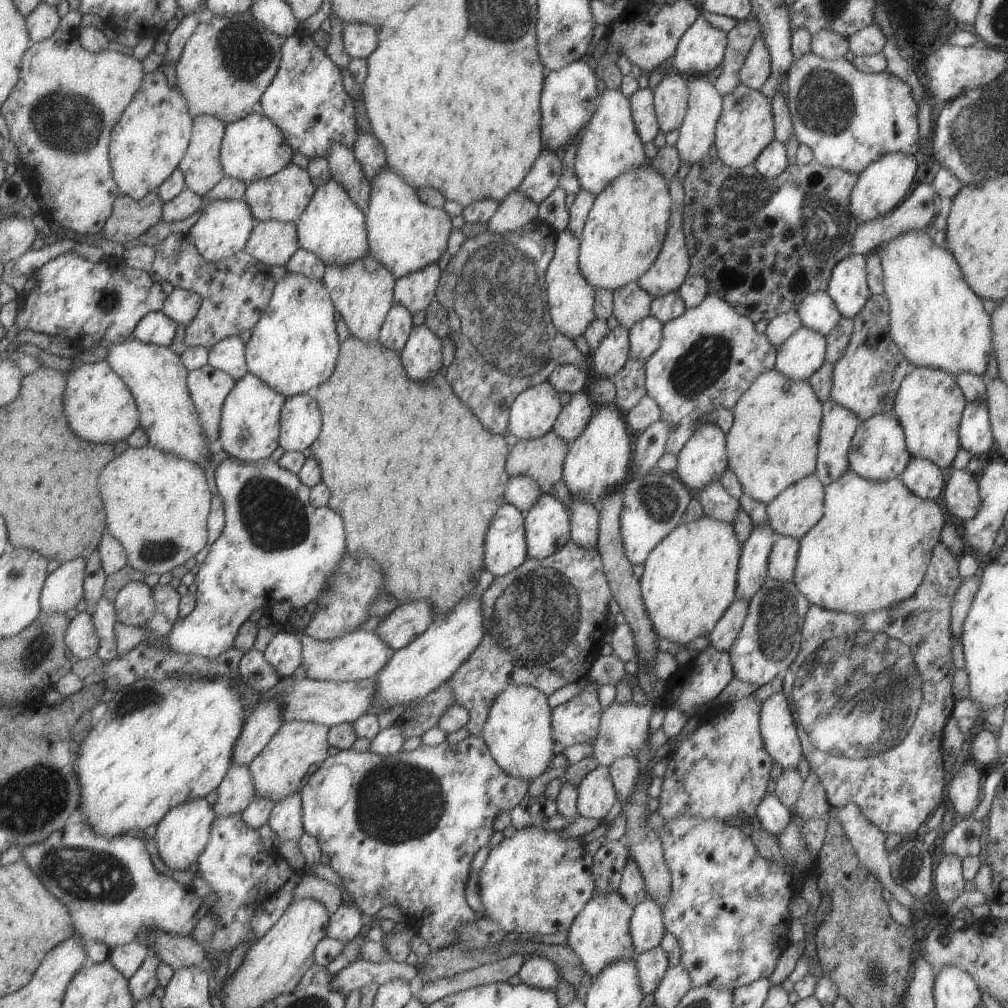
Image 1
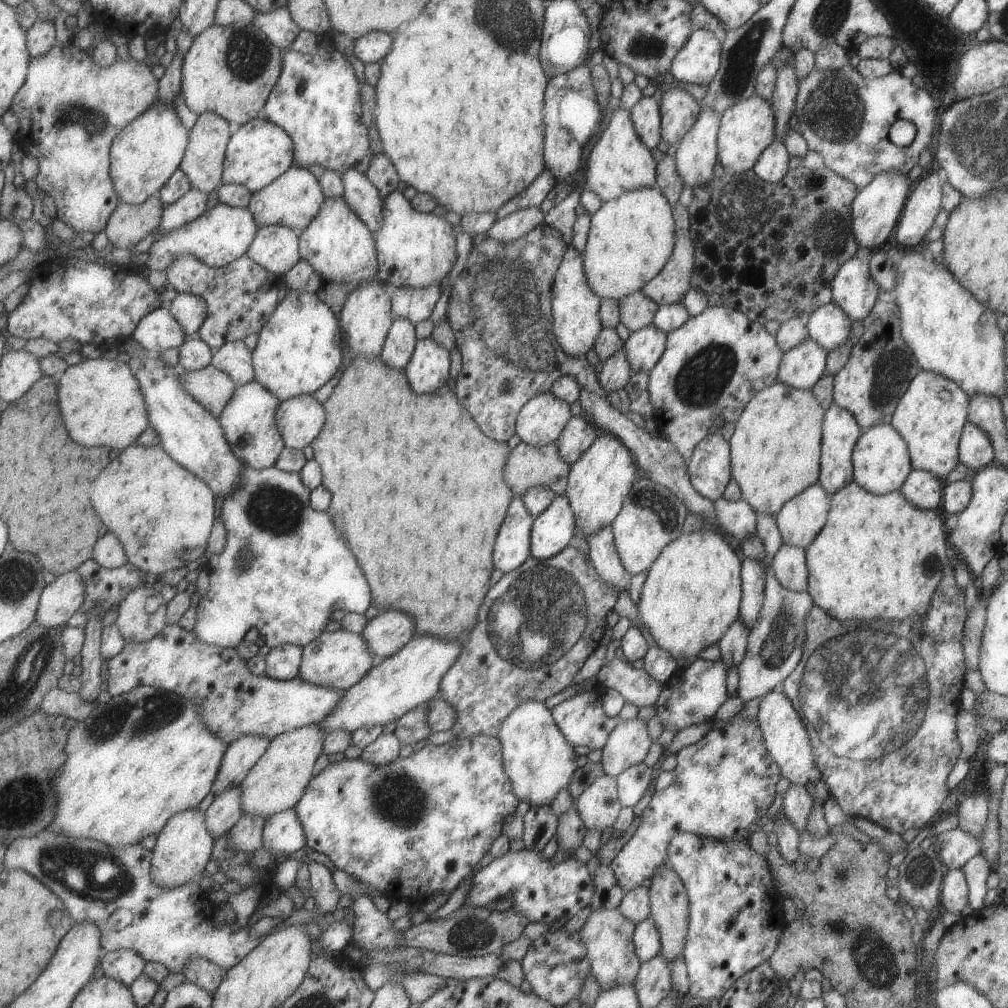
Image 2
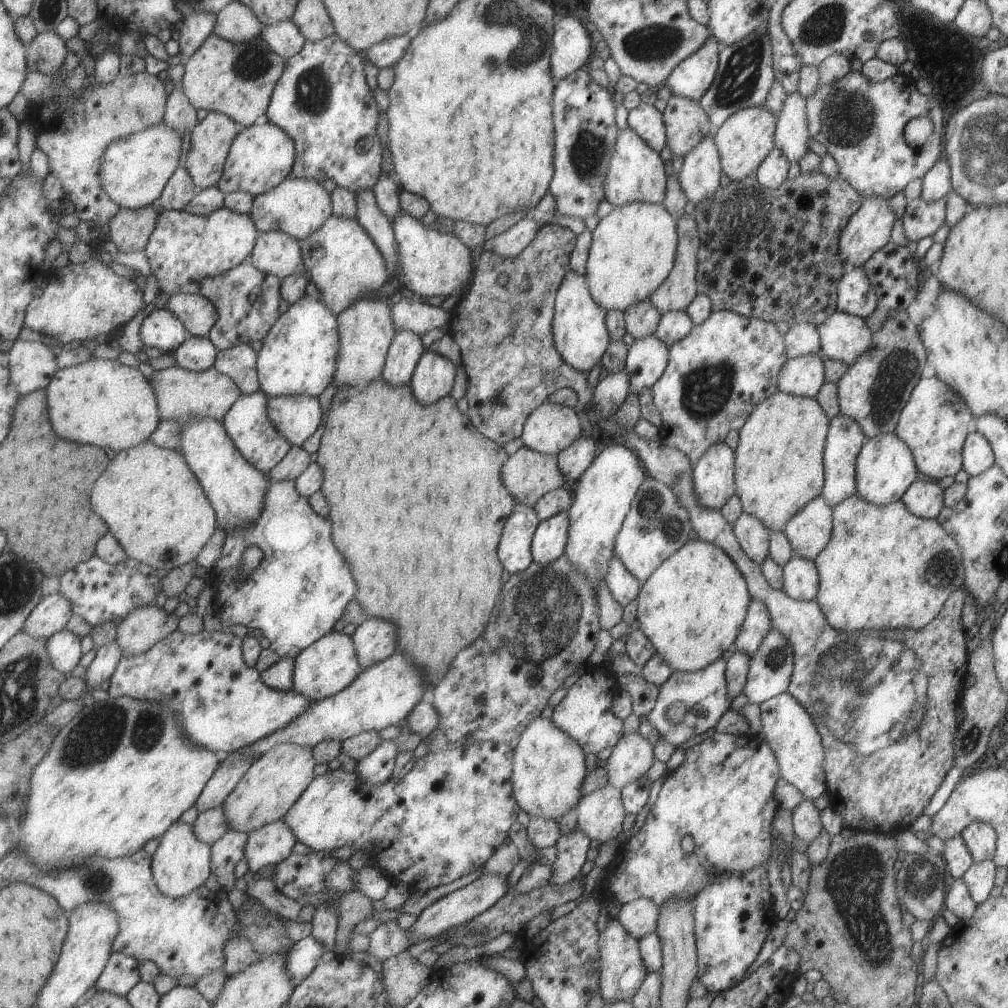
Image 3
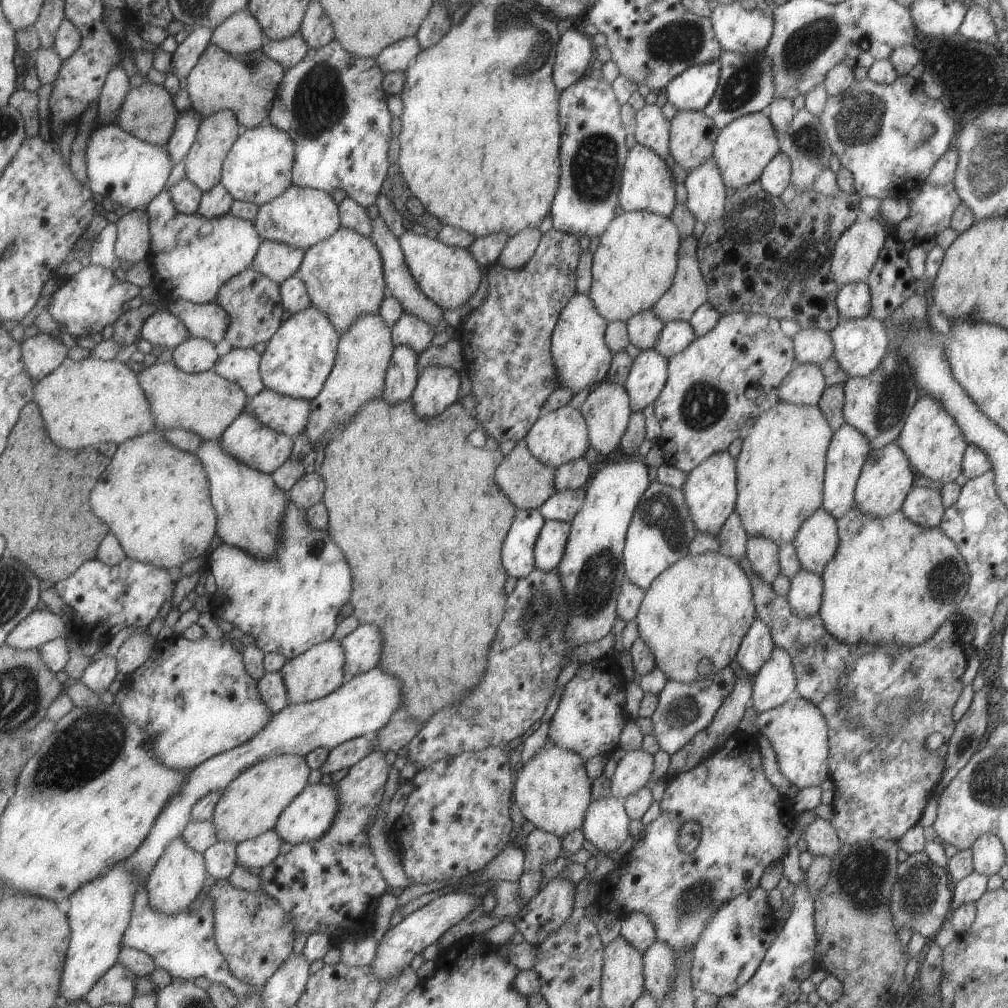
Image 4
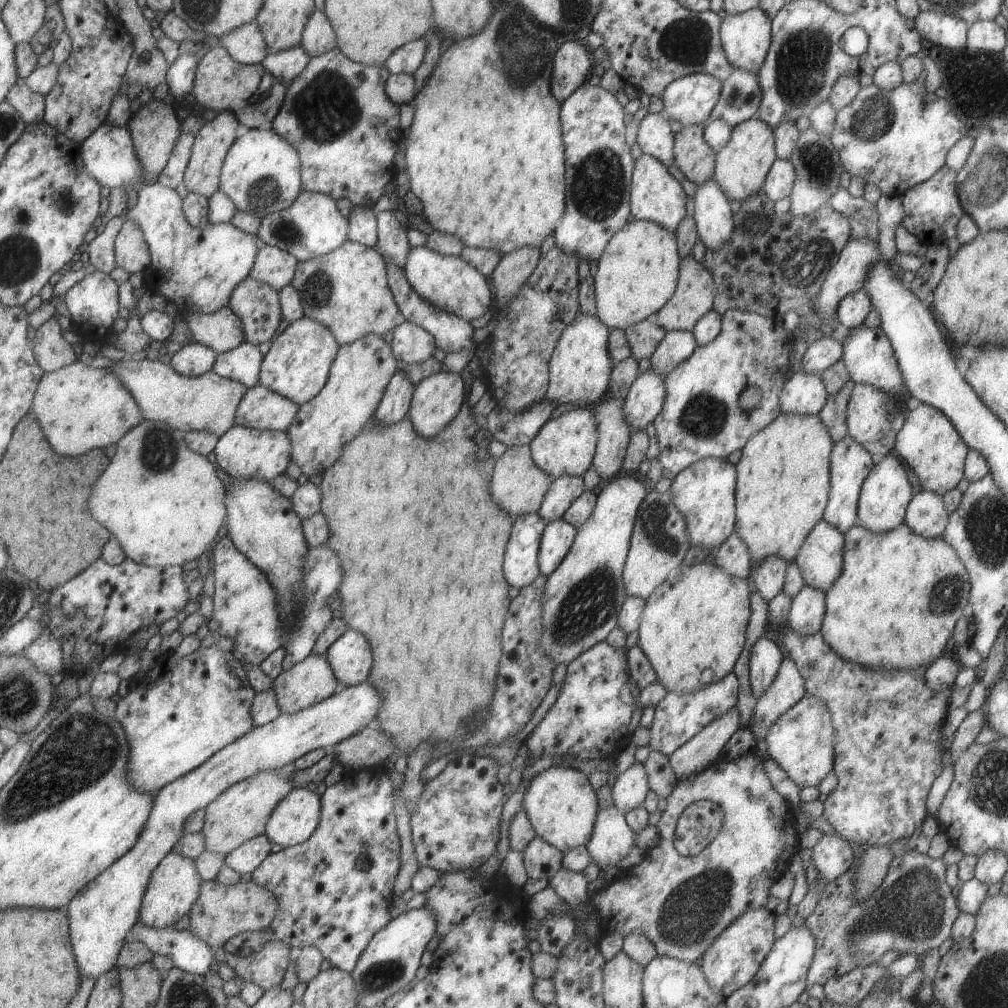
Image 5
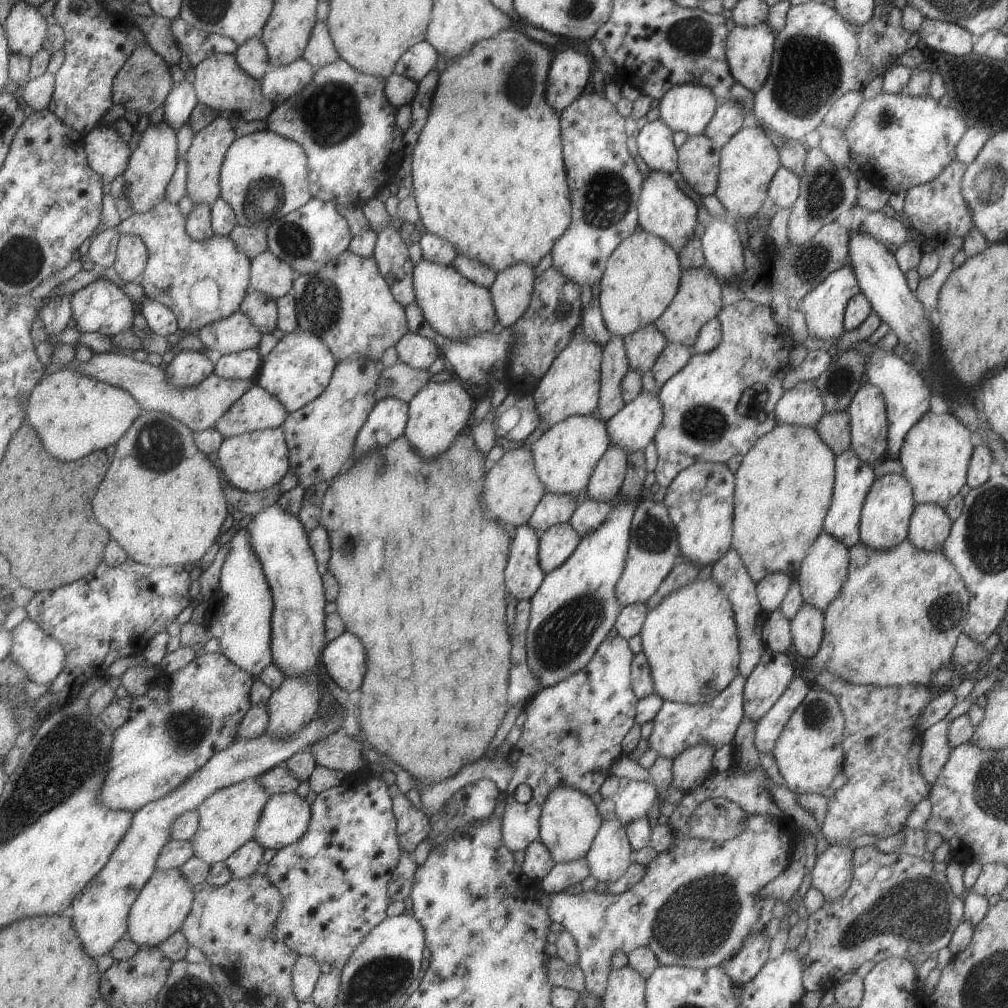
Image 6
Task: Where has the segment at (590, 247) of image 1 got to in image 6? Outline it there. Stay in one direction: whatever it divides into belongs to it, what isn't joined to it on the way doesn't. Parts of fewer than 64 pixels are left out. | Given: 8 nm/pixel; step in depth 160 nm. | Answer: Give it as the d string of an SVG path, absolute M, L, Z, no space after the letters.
M638 229L609 254L599 280L598 302L604 326L611 335L625 337L653 324L677 293L680 262L675 250L655 234Z

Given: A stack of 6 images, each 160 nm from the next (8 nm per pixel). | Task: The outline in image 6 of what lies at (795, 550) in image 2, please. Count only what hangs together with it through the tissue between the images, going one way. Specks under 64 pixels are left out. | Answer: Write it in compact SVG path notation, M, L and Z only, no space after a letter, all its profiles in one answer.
M804 603L789 620L792 644L803 658L811 658L819 650L823 637L824 612Z

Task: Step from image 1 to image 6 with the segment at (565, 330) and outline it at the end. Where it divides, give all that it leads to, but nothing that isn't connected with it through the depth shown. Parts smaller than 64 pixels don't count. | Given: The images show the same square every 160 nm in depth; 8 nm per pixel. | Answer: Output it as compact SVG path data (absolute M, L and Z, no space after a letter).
M581 334L571 336L567 346L557 354L549 370L541 376L541 380L531 393L541 422L553 426L569 416L595 414L601 386L599 380L602 356L602 347L593 344L589 338Z

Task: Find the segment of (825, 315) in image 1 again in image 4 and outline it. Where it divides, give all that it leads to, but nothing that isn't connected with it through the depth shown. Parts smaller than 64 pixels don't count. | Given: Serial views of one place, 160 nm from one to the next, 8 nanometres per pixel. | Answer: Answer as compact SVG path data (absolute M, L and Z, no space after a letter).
M869 316L860 319L839 319L837 326L829 331L833 343L833 358L848 377L866 377L882 363L889 346L889 331L882 321Z

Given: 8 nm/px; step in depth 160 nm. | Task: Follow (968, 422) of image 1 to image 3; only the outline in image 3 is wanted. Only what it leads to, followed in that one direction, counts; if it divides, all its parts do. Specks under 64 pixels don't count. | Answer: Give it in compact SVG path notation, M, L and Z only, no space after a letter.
M976 430L967 433L962 446L962 469L970 477L979 475L994 464L994 456L990 444Z

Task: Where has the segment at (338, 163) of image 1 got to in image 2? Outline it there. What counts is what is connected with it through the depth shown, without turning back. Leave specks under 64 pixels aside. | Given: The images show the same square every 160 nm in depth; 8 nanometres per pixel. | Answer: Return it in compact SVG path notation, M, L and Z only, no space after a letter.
M348 168L340 175L343 185L342 197L349 208L375 234L382 225L382 203L377 189L361 174Z

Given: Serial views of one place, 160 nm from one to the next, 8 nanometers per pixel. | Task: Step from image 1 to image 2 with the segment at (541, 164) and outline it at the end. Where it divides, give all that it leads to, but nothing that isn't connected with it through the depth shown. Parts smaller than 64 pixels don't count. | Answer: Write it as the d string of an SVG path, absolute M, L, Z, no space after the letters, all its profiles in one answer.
M545 169L521 194L516 194L494 213L496 220L506 217L516 210L539 207L547 192L553 188L556 180L552 174Z

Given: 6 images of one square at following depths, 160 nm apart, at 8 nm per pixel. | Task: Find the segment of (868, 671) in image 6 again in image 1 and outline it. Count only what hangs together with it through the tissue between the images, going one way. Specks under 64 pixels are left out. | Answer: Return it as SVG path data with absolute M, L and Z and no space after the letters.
M845 471L837 480L824 486L823 495L823 514L819 522L812 526L798 540L798 555L794 568L792 581L795 583L797 590L810 602L815 605L836 613L855 613L862 614L868 612L882 611L893 607L903 599L909 598L916 592L917 587L923 582L929 561L932 555L933 547L940 542L940 532L945 520L943 520L943 512L935 501L931 499L919 498L913 494L905 485L897 478L893 477L887 481L873 482L860 476L857 476L853 471Z

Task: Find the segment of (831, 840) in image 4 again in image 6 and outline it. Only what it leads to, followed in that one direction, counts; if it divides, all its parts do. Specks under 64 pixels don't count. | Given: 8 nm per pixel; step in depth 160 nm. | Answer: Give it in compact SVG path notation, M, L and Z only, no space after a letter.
M829 845L815 858L811 870L811 887L817 889L823 899L841 898L841 894L849 888L852 869L852 848Z

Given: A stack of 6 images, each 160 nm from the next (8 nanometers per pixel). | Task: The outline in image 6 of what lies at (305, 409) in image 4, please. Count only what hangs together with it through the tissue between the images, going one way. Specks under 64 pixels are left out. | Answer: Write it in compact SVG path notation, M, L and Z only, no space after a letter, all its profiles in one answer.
M253 384L212 428L225 438L281 427L287 416L277 398Z

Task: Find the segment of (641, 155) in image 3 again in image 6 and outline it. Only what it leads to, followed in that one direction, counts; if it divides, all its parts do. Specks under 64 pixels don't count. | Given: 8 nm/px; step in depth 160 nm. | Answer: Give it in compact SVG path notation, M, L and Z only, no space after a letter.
M650 170L641 182L639 203L636 207L638 214L638 227L645 232L655 234L661 240L665 240L675 253L685 246L685 242L694 236L693 228L697 224L697 207L693 200L687 198L670 179L669 174L661 170Z

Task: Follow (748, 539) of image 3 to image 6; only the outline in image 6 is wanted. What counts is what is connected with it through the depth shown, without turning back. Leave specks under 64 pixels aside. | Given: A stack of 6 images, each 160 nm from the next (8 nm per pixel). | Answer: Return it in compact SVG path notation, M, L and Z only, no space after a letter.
M773 572L756 583L756 598L765 615L779 608L791 581L787 574Z

